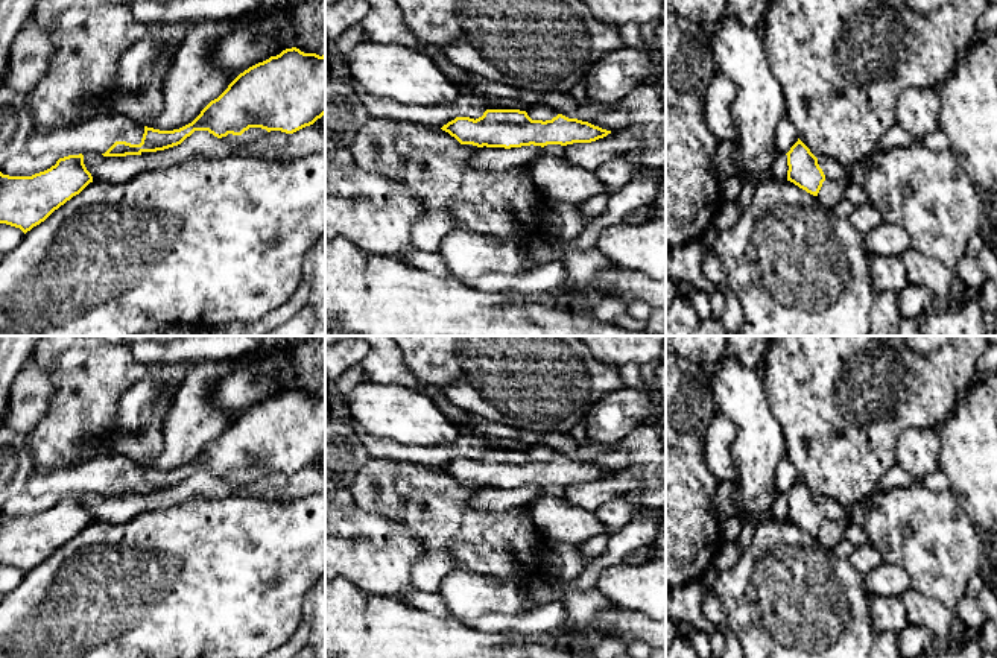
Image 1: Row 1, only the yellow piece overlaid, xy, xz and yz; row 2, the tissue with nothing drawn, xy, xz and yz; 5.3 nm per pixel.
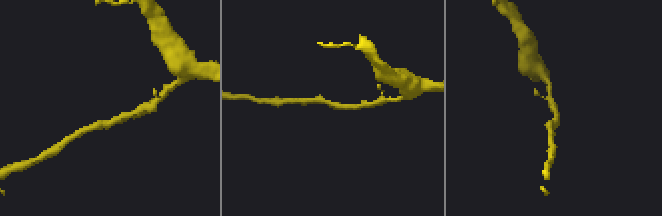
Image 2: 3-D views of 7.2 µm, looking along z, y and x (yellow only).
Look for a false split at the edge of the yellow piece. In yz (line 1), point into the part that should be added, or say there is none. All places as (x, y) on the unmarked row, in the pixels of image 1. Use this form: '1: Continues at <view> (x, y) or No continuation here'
1: Continues at yz (786, 476)

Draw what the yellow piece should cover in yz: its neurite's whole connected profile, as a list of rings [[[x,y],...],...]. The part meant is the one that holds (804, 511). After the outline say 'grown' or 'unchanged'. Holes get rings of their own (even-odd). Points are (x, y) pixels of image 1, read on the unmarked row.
[[[786,456],[778,462],[775,470],[775,488],[787,495],[787,521],[818,536],[825,515],[818,505],[818,498],[798,479],[795,467]]] | grown

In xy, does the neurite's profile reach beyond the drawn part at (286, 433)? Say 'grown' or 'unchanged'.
grown

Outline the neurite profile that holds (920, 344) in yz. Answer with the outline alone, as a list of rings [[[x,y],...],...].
[[[906,336],[907,346],[918,354],[929,354],[942,348],[953,336]]]

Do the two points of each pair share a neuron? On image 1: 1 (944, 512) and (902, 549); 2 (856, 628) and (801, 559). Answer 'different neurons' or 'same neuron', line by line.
1: same neuron
2: same neuron

